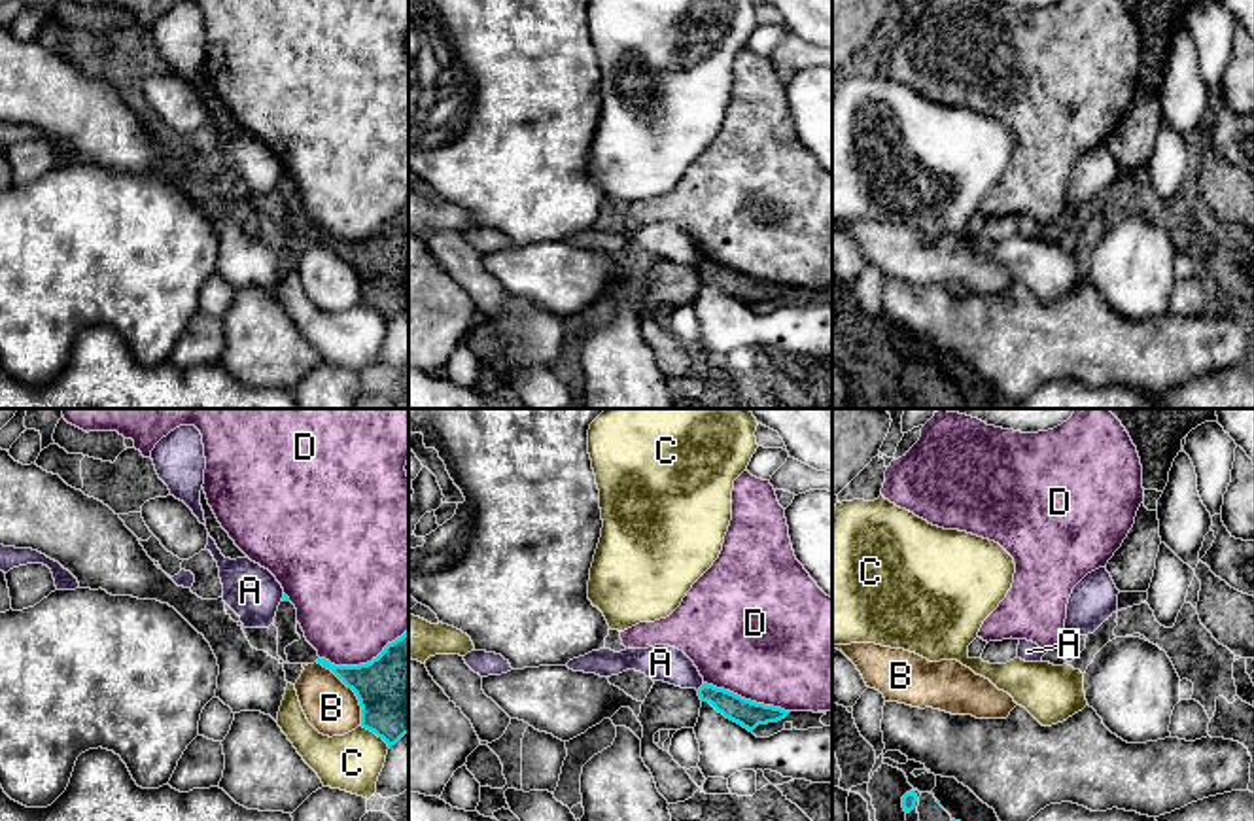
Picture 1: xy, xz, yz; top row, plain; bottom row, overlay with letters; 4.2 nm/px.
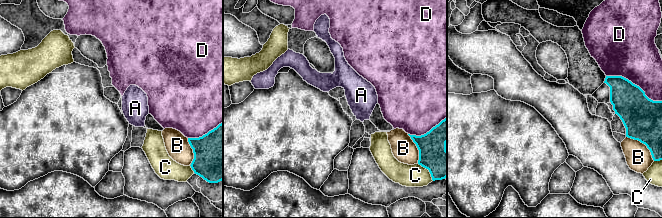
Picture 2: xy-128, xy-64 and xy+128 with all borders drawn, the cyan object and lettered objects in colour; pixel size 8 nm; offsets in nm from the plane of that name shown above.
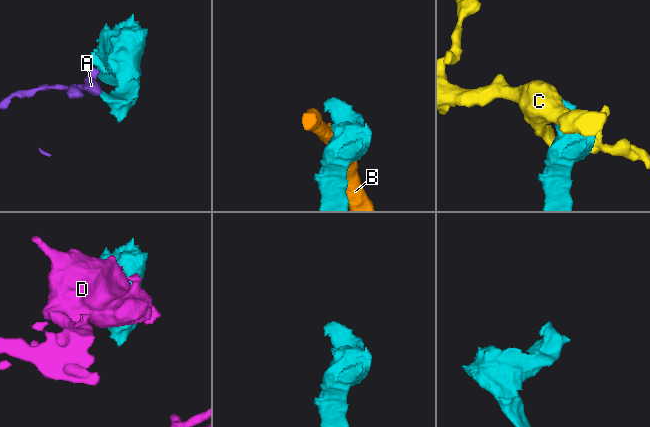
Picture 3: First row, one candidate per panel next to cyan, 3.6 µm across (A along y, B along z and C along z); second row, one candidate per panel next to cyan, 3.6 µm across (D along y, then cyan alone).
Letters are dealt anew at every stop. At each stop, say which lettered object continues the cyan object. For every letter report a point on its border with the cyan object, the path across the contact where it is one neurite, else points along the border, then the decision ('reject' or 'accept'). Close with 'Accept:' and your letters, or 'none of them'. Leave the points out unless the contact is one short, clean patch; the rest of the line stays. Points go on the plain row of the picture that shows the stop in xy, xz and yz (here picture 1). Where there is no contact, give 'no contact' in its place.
A: meets cyan in xz at (702, 262); border along xz (704, 260), (696, 265); reject
B: meets cyan in xy at (352, 265); reject
C: meets cyan in xy at (377, 311); border along xy (362, 301), (373, 307), (388, 324); reject
D: meets cyan in xy at (364, 241); reject
Accept: none of them

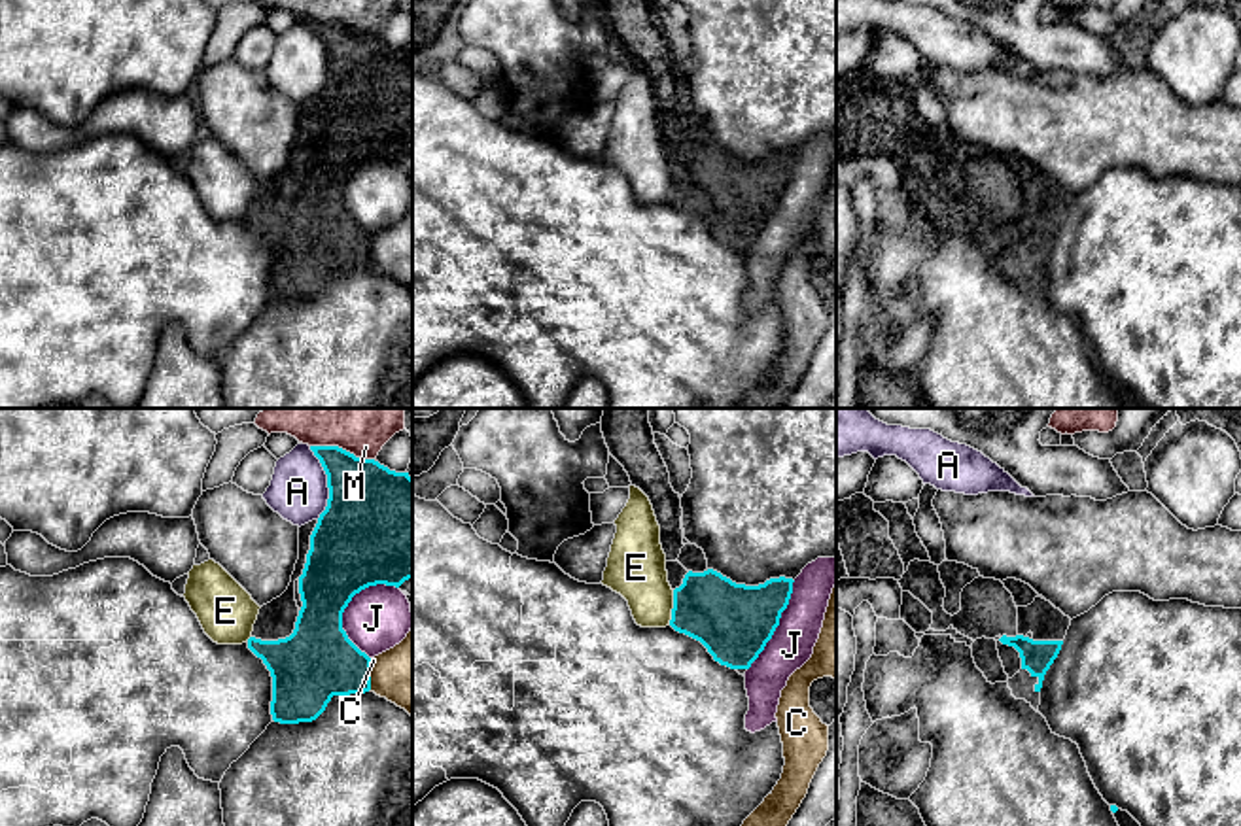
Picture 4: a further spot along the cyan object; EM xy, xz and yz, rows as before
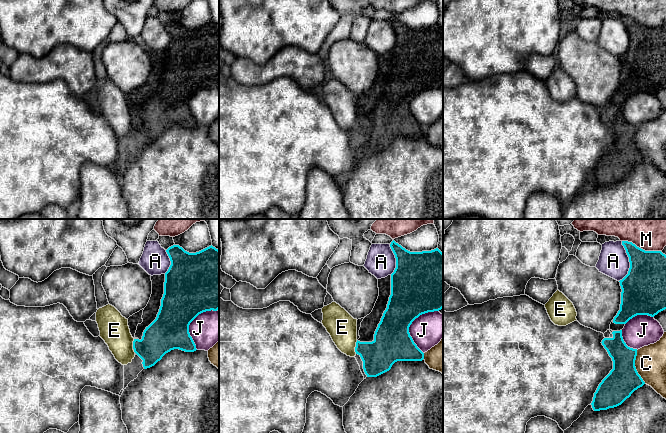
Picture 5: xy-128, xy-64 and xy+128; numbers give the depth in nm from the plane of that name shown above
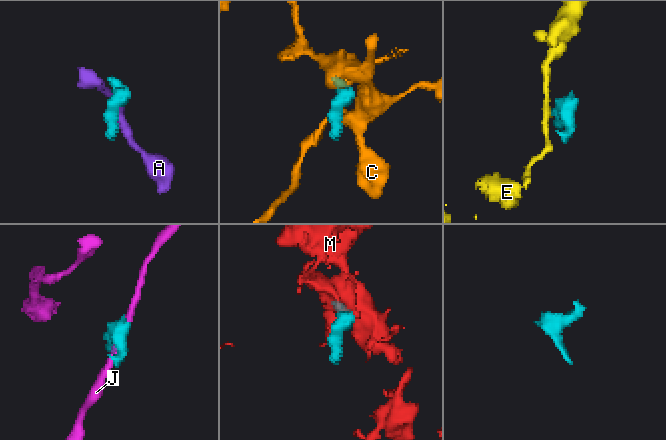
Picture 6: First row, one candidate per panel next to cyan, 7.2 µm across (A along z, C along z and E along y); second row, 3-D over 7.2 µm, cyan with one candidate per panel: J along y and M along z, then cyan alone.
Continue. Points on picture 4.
A: meets cyan in xy at (328, 59); reject
C: meets cyan in xy at (369, 250); border along xy (369, 235), (371, 265); reject
E: meets cyan in xz at (674, 184); border along xz (674, 167), (668, 201); reject
J: meets cyan in xy at (347, 182); reject
M: meets cyan in xy at (341, 25); reject
Accept: none of them

